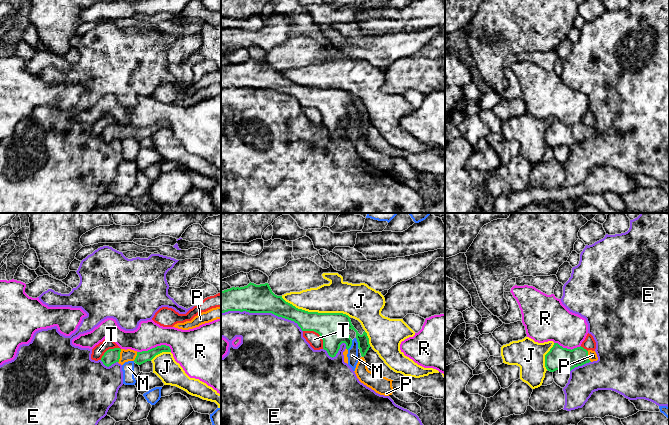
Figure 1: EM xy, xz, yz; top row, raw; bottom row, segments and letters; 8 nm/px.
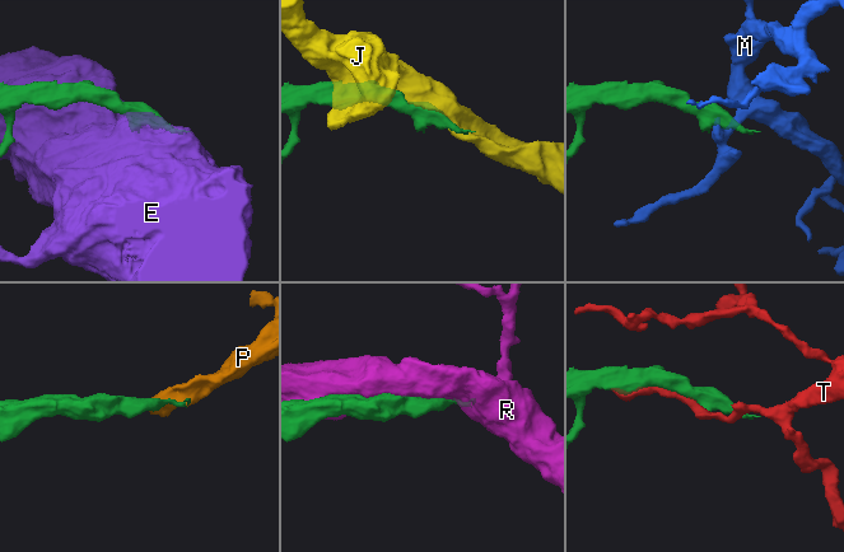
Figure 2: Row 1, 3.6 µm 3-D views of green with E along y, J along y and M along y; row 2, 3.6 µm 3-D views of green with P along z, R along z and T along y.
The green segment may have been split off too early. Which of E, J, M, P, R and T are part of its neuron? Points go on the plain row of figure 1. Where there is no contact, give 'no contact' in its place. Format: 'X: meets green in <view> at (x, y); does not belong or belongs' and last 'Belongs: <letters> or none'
E: meets green in xz at (263, 88); does not belong
J: meets green in xz at (315, 88); does not belong
M: meets green in xz at (358, 119); does not belong
P: meets green in xy at (119, 132); belongs
R: meets green in xy at (155, 123); does not belong
T: meets green in xz at (318, 109); does not belong
Belongs: P

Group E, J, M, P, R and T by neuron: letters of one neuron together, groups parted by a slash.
E / J / M / P / R / T

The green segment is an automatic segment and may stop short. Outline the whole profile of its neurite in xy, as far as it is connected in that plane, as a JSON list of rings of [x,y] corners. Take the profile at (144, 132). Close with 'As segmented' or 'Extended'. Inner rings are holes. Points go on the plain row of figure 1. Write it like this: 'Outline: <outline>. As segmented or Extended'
Outline: [[[161,121],[152,124],[148,127],[137,128],[131,125],[114,124],[107,126],[101,134],[103,140],[107,143],[118,138],[123,141],[125,138],[134,137],[136,140],[141,141],[147,137],[151,137],[156,131],[162,128],[171,128],[169,122]]]. Extended

